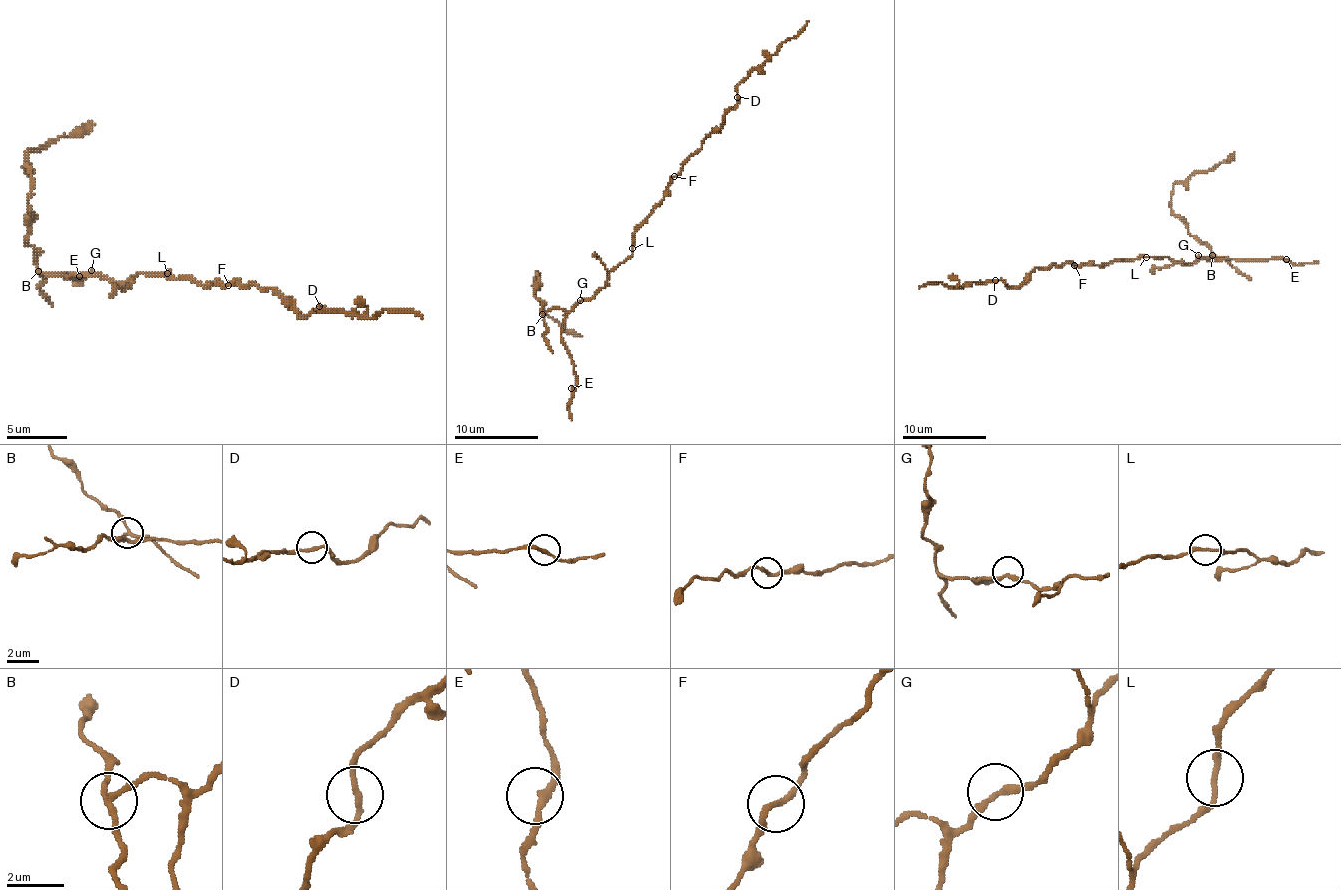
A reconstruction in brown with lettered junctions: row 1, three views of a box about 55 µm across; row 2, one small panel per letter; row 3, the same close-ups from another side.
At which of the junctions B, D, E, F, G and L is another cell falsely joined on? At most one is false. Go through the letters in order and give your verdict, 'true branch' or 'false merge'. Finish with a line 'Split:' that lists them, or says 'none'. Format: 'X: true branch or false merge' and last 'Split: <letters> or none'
B: false merge
D: true branch
E: true branch
F: true branch
G: true branch
L: true branch
Split: B

